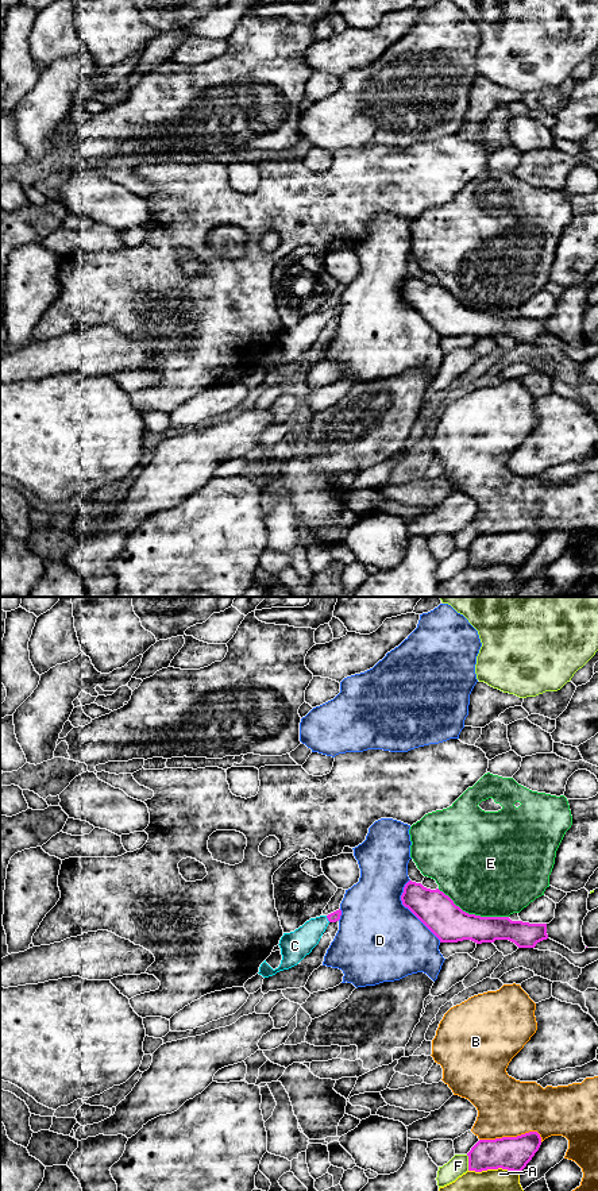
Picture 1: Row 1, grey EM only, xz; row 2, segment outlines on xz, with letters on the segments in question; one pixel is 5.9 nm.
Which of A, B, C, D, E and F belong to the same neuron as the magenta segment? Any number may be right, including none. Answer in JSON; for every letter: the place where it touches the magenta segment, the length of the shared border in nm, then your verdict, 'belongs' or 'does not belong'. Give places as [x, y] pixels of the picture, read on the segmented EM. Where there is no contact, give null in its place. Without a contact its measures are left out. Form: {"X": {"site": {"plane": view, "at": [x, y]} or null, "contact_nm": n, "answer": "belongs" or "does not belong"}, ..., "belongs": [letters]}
{"A": {"site": {"plane": "xz", "at": [494, 1168]}, "contact_nm": 300, "answer": "does not belong"}, "B": {"site": {"plane": "xz", "at": [510, 1137]}, "contact_nm": 380, "answer": "does not belong"}, "C": {"site": {"plane": "xz", "at": [327, 917]}, "contact_nm": 50, "answer": "belongs"}, "D": {"site": {"plane": "xz", "at": [409, 909]}, "contact_nm": 420, "answer": "does not belong"}, "E": {"site": {"plane": "xz", "at": [473, 914]}, "contact_nm": 460, "answer": "does not belong"}, "F": {"site": {"plane": "xz", "at": [469, 1163]}, "contact_nm": 100, "answer": "does not belong"}, "belongs": ["C"]}

